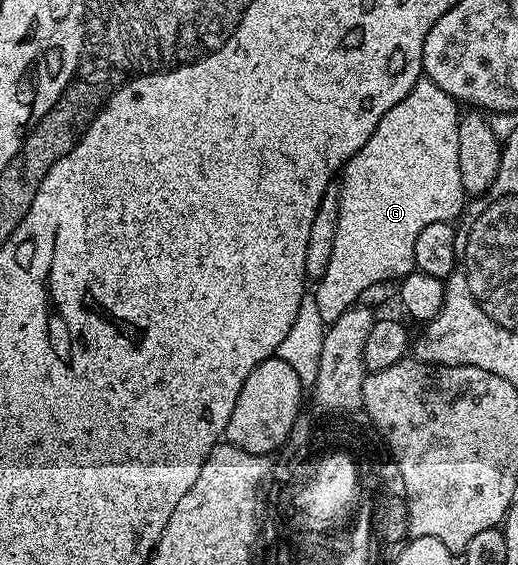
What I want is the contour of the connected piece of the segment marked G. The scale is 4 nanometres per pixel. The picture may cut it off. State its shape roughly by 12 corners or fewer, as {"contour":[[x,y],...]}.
{"contour":[[419,78],[342,167],[327,326],[461,217],[457,107]]}

